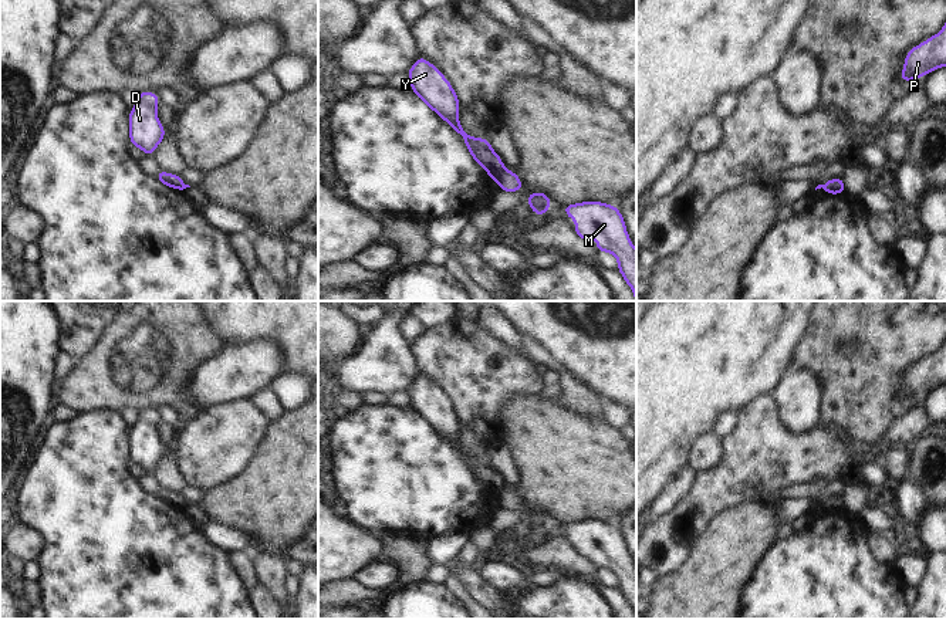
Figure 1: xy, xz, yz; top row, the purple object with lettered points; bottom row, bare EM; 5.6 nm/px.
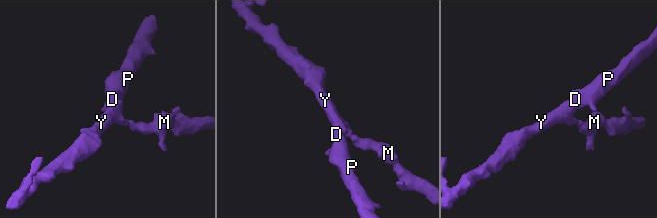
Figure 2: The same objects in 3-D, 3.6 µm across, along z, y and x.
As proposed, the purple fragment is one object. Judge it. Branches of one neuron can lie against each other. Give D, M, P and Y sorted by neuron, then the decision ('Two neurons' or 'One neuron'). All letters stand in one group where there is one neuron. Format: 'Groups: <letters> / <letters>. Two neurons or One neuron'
Groups: D P Y / M. Two neurons

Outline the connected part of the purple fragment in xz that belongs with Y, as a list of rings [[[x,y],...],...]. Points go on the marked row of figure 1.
[[[422,55],[406,75],[411,81],[411,89],[443,121],[452,125],[455,132],[464,139],[472,158],[494,180],[504,169],[503,160],[493,150],[487,136],[477,139],[464,132],[459,124],[459,98],[445,75]]]

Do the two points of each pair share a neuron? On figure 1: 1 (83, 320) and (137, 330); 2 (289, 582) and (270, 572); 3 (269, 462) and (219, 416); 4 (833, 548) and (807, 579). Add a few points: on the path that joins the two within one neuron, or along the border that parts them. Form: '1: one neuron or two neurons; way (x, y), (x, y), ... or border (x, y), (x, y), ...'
1: two neurons; border (118, 315), (88, 351)
2: two neurons; border (286, 574), (283, 591), (290, 599)
3: two neurons; border (270, 422), (252, 459), (235, 476)
4: one neuron; way (824, 557), (811, 570), (806, 571)

